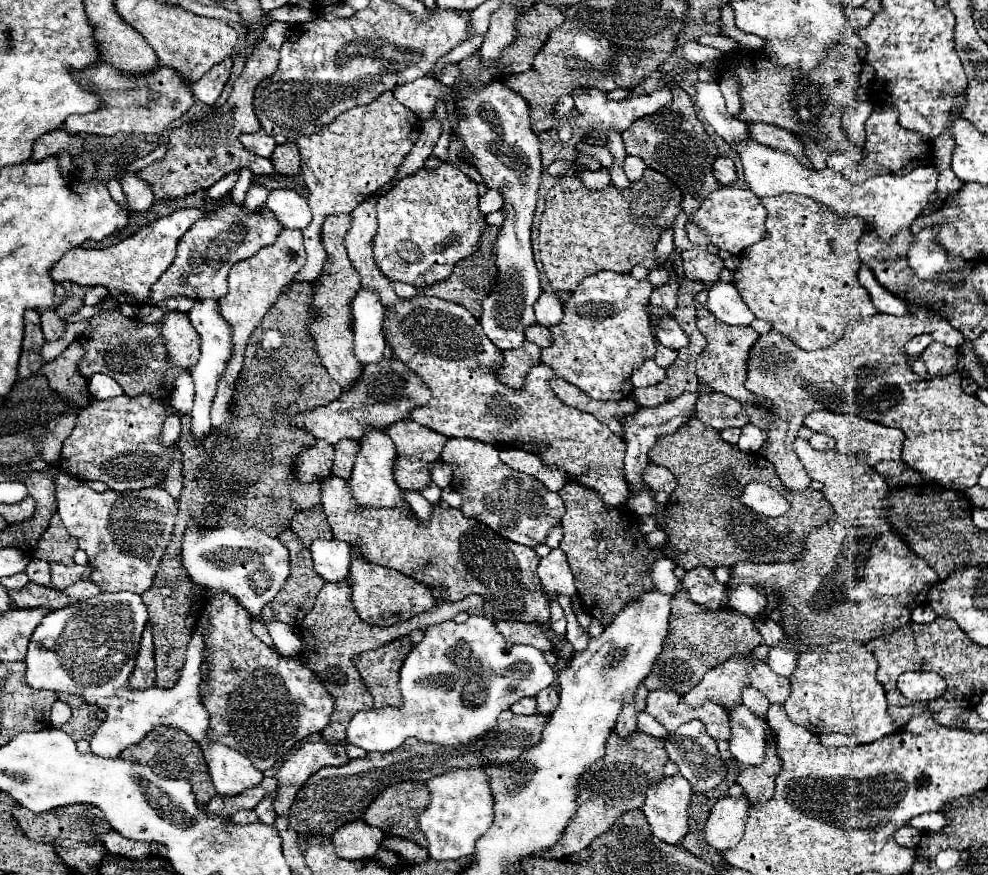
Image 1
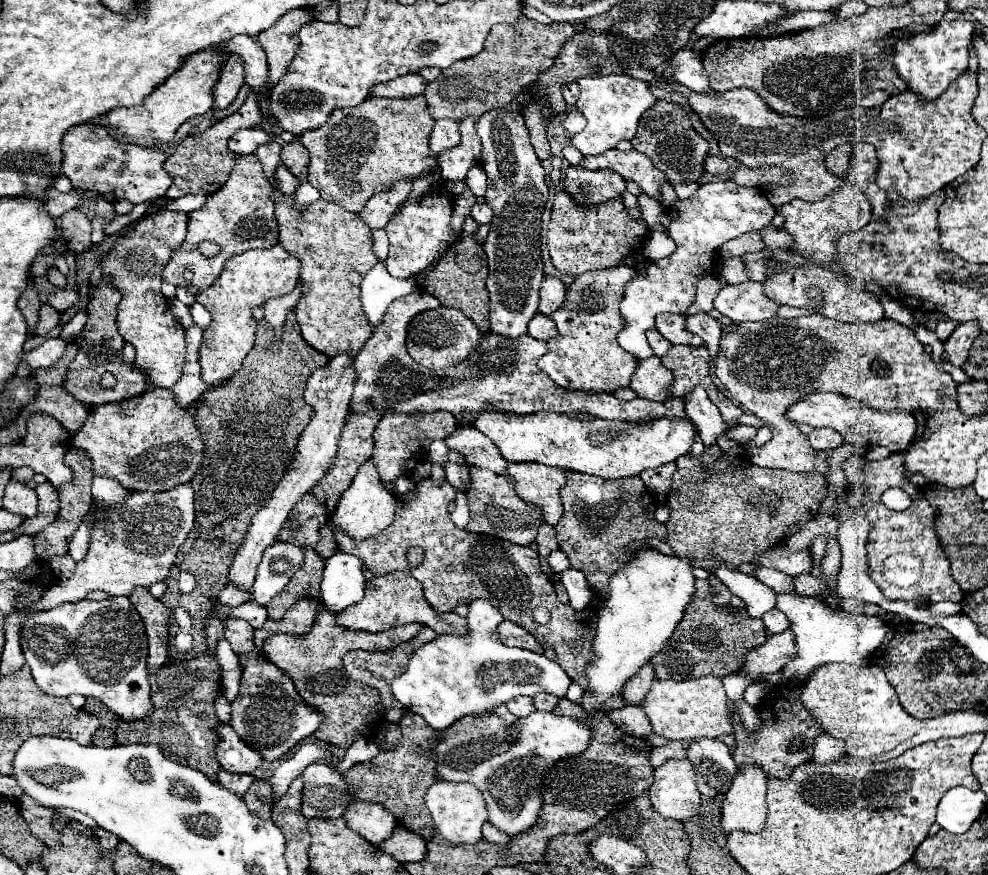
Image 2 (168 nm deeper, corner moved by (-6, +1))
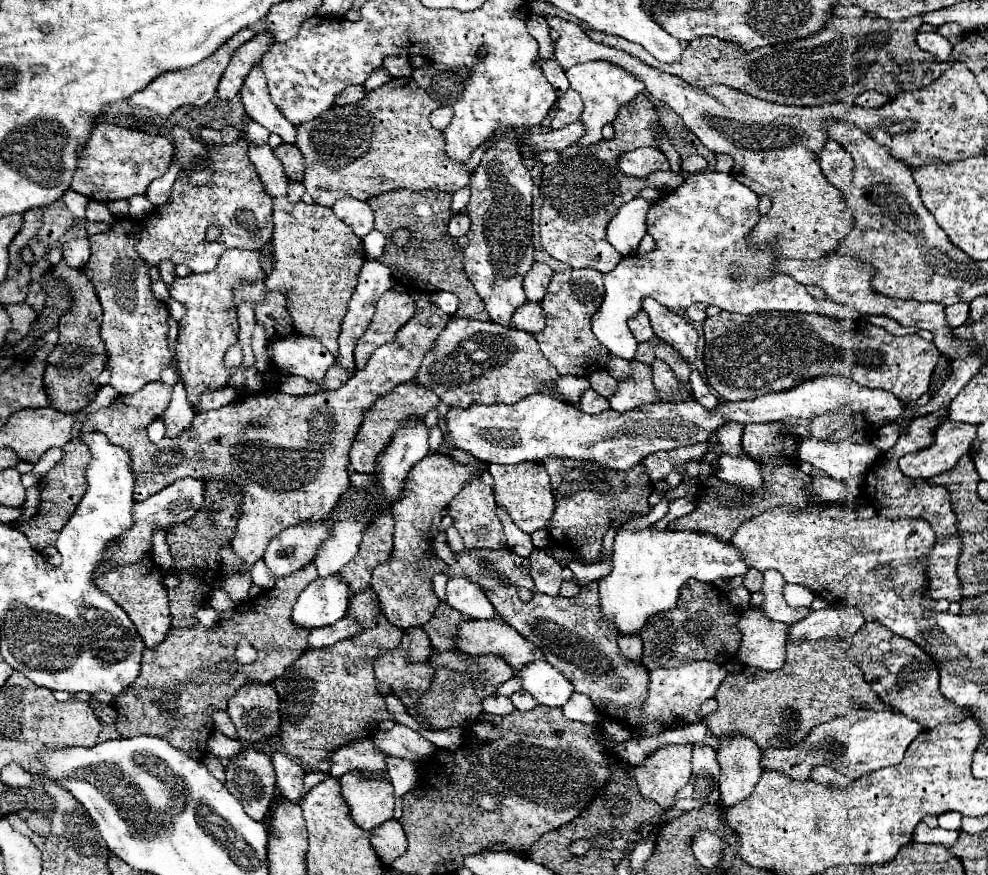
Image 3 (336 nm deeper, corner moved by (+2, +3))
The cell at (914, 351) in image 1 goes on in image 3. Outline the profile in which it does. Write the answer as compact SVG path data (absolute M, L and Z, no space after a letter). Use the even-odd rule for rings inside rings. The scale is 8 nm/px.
M966 301L946 307L946 317L948 317L948 323L952 327L964 325L968 321L968 313L970 313L970 303L966 303Z

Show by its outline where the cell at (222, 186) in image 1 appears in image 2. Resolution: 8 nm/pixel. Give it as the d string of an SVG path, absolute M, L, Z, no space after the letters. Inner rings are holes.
M186 195L186 197L180 197L176 201L170 201L166 205L166 209L172 209L172 211L186 211L186 213L192 213L196 209L200 209L206 201L208 201L210 195Z

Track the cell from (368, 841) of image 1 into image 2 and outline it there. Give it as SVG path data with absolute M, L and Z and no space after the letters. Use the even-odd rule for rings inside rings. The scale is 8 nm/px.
M354 799L350 803L350 807L344 813L344 819L354 833L358 833L362 839L366 839L372 845L380 845L384 839L392 835L396 827L396 819L388 815L384 807L380 807L378 803L364 803L360 799Z

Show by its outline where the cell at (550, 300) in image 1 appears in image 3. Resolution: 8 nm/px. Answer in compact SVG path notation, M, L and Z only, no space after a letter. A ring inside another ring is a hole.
M534 261L534 265L530 267L530 271L524 275L524 293L528 297L528 301L540 301L546 293L546 287L552 279L552 269L546 263L538 263Z

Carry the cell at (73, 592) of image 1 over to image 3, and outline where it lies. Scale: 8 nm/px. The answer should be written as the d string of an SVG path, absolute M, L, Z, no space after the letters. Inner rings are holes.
M152 559L136 561L132 565L120 567L120 569L104 571L100 575L100 579L96 579L100 589L104 589L128 613L128 617L136 625L136 629L138 629L138 633L144 639L148 649L156 647L160 641L164 641L164 637L170 629L168 591L166 591L166 585L162 581L164 581L164 573Z

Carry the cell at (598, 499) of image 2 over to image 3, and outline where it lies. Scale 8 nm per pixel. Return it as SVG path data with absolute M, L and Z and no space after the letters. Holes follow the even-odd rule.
M546 457L542 463L550 475L556 499L556 511L548 525L548 533L558 547L576 549L588 563L600 555L602 537L614 519L624 513L646 515L650 511L648 495L654 485L642 463L628 471L616 471L594 461L572 461L564 457Z

